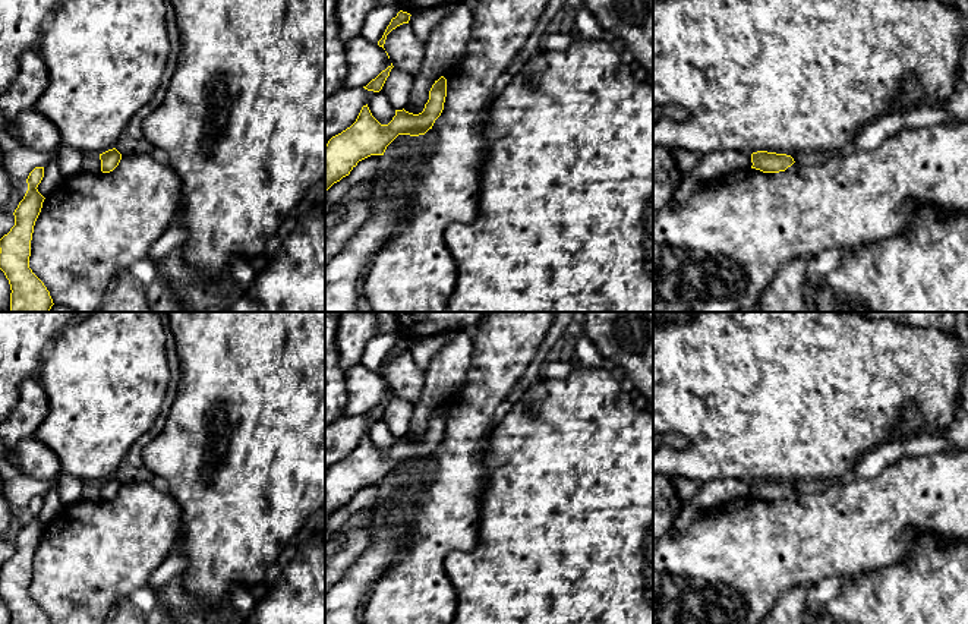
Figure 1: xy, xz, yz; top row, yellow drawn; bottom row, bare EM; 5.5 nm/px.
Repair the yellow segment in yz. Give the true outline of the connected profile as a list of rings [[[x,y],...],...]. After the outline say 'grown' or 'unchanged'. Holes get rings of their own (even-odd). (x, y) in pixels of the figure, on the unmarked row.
[[[757,479],[751,482],[751,491],[751,497],[760,498],[763,501],[779,501],[785,499],[795,489],[791,483],[786,482]]]; unchanged

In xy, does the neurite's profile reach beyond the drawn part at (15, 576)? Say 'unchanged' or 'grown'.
unchanged

